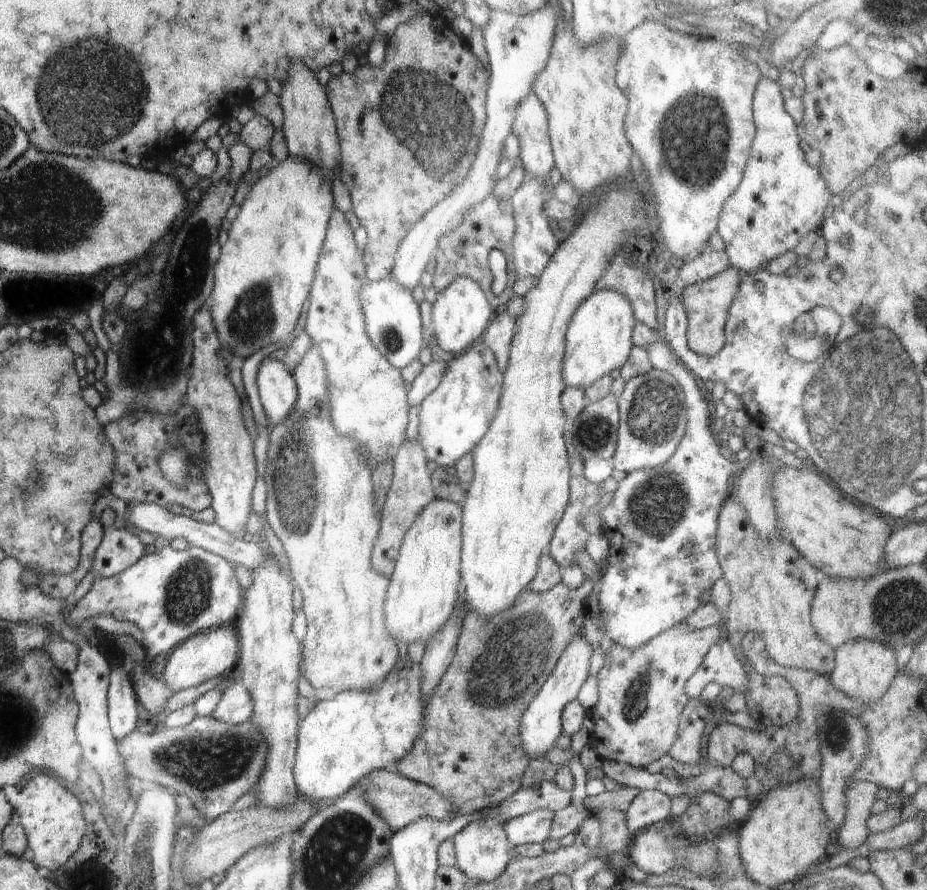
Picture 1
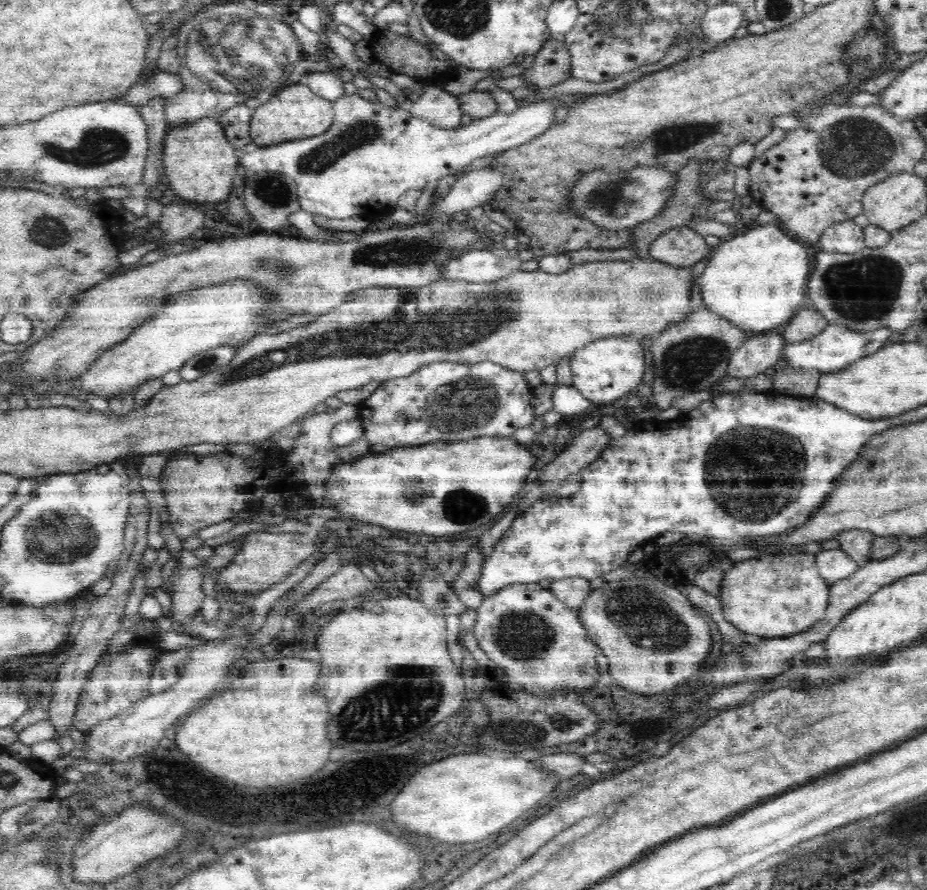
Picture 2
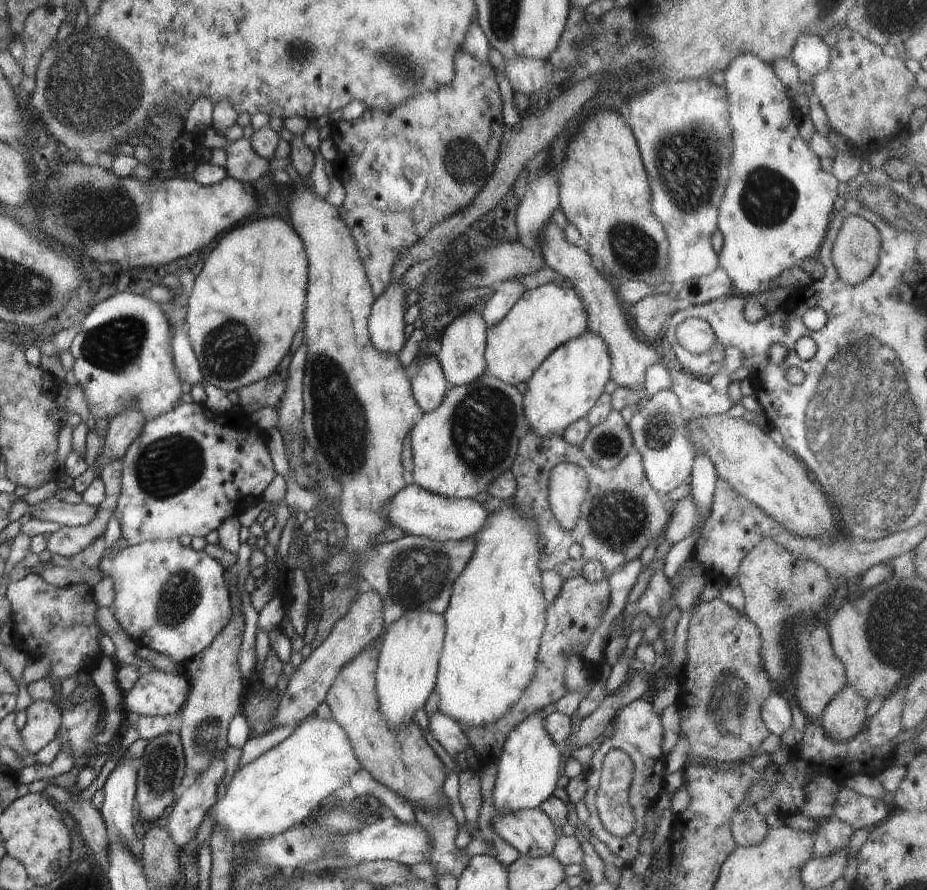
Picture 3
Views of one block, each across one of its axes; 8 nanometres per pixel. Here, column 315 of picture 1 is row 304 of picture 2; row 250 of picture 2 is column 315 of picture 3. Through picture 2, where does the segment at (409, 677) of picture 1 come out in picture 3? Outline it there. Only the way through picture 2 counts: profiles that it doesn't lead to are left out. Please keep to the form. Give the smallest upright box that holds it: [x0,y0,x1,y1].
[214,713,361,847]

